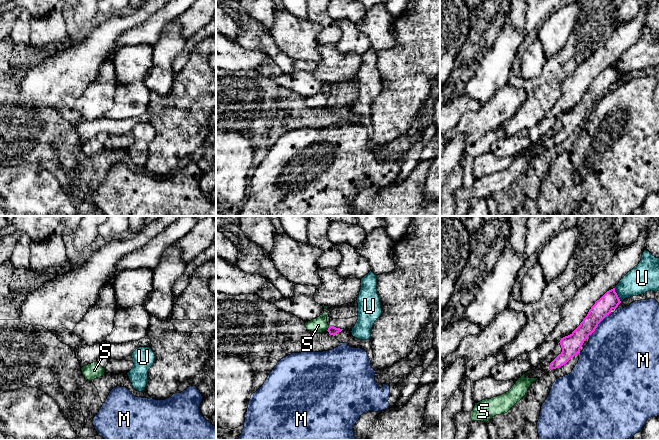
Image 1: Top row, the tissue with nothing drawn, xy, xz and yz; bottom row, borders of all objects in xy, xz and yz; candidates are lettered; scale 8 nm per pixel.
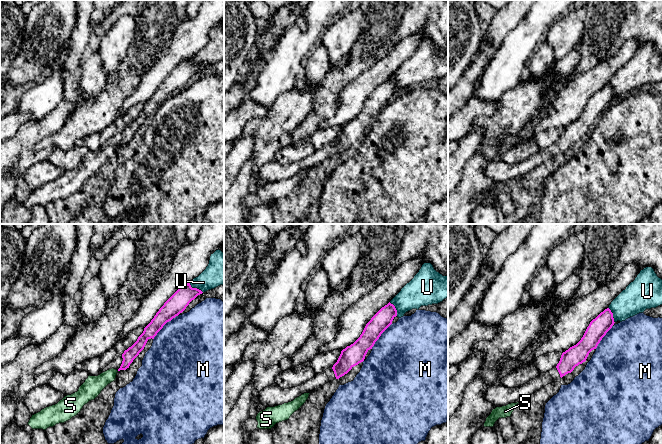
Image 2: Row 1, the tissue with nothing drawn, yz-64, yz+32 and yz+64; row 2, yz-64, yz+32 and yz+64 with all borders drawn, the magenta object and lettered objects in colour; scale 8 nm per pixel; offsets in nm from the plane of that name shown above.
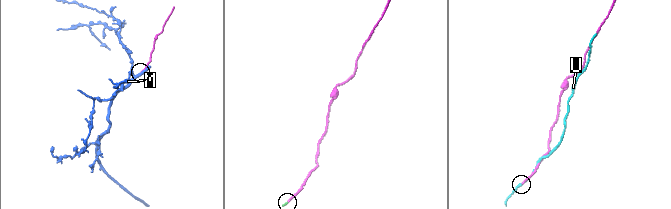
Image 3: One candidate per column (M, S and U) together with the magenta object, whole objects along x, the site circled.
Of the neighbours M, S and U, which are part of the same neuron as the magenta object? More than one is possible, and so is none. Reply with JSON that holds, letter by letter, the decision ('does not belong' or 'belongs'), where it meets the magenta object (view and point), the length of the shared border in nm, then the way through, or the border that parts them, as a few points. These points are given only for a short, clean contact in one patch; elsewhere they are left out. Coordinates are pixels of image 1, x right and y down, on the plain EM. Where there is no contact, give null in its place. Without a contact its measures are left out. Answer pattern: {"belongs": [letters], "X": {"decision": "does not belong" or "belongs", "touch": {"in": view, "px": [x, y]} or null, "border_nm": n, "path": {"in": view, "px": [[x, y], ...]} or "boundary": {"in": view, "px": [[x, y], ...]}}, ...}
{"belongs": [], "M": {"decision": "does not belong", "touch": {"in": "yz", "px": [598, 99]}, "border_nm": 260, "boundary": {"in": "yz", "px": [[610, 88], [590, 111]]}}, "S": {"decision": "does not belong", "touch": {"in": "xz", "px": [328, 104]}, "border_nm": 50, "boundary": {"in": "xz", "px": [[329, 102], [326, 106]]}}, "U": {"decision": "does not belong", "touch": {"in": "yz", "px": [617, 71]}, "border_nm": 130}}

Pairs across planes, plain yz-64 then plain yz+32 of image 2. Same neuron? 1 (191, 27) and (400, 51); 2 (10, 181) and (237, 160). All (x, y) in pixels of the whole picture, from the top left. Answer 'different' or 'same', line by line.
1: same
2: same

